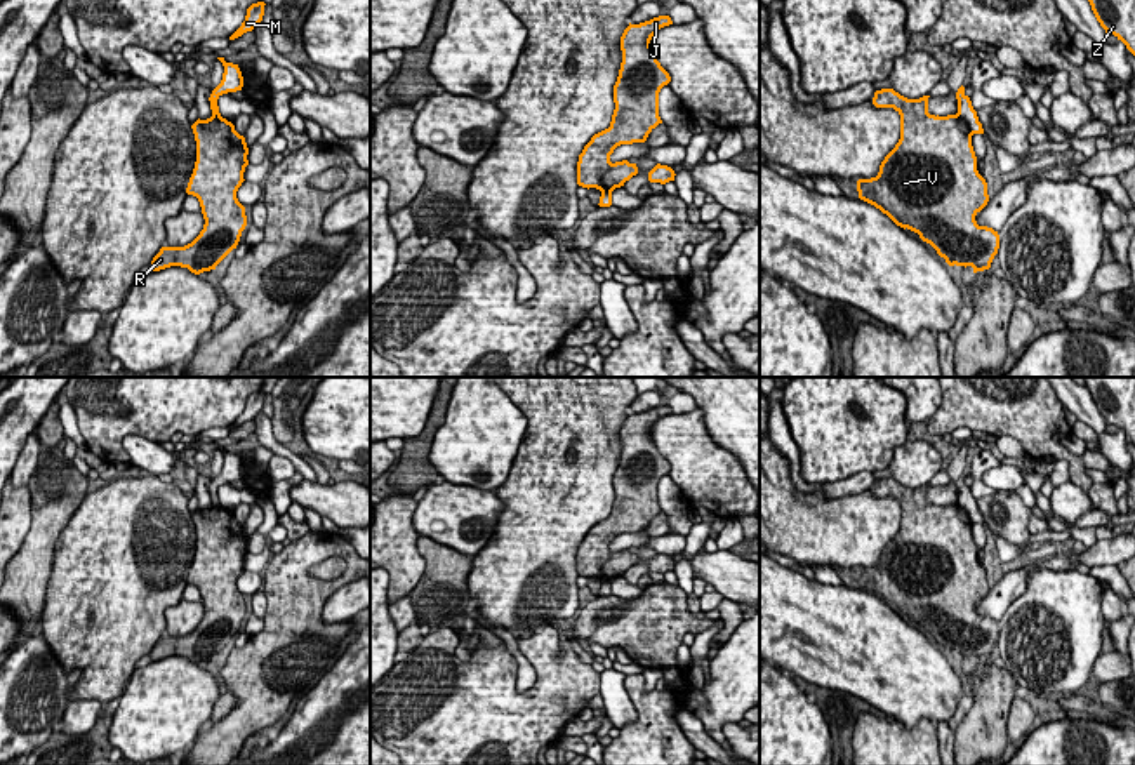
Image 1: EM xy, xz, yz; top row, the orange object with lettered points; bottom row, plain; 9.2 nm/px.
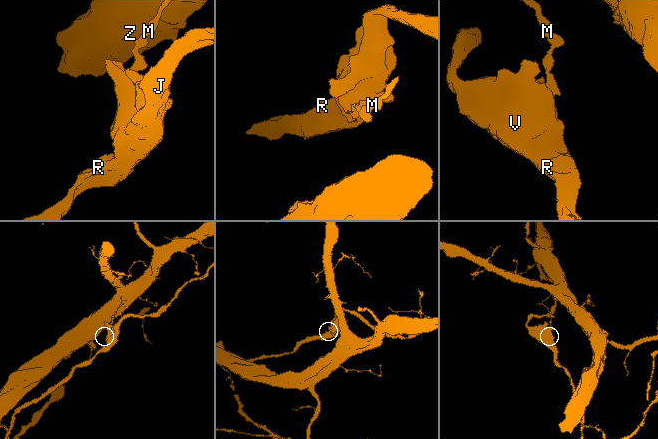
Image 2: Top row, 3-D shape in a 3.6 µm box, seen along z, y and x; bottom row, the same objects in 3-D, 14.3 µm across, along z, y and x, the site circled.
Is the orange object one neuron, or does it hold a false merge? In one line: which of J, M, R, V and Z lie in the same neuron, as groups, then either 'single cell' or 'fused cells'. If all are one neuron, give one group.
J R V / M Z; fused cells

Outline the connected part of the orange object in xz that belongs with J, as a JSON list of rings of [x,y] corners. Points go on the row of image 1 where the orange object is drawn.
[[[669,16],[631,24],[621,37],[622,63],[614,85],[615,110],[610,127],[594,134],[577,162],[577,184],[614,191],[638,174],[636,163],[610,162],[621,144],[645,143],[648,134],[662,123],[659,116],[659,92],[671,82],[669,73],[657,61],[650,40]]]

